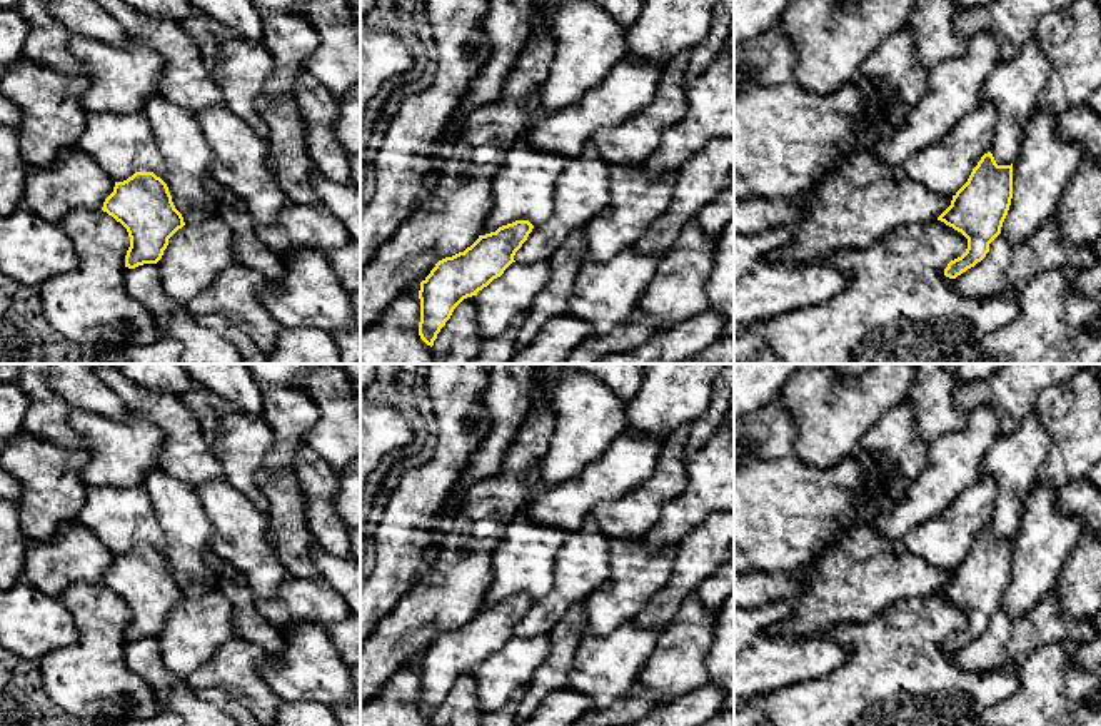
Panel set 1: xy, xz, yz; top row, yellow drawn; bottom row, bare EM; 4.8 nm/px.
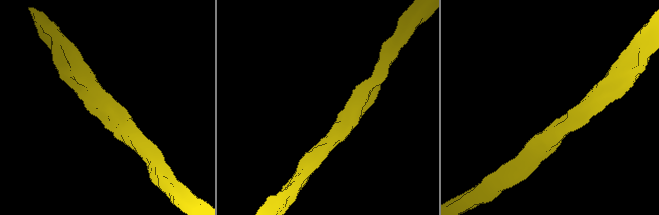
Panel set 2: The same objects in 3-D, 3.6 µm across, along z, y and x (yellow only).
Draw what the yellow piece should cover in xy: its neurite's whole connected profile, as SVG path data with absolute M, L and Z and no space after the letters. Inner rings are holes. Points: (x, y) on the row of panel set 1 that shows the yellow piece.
M135 172L127 180L115 182L102 210L128 232L130 247L125 255L128 269L157 264L168 239L185 225L167 184L153 172Z

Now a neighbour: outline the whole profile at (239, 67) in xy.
M187 17L178 23L195 38L205 68L224 92L225 105L265 139L269 127L259 115L257 98L274 72L270 52L260 42L249 42L204 17Z

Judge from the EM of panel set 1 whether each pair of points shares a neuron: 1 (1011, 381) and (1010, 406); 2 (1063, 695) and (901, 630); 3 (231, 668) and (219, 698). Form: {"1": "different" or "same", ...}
{"1": "same", "2": "different", "3": "different"}

